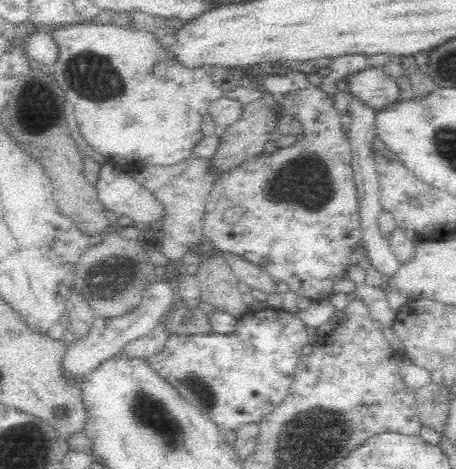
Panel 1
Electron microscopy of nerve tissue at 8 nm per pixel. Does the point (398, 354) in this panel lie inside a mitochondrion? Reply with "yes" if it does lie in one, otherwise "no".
no

